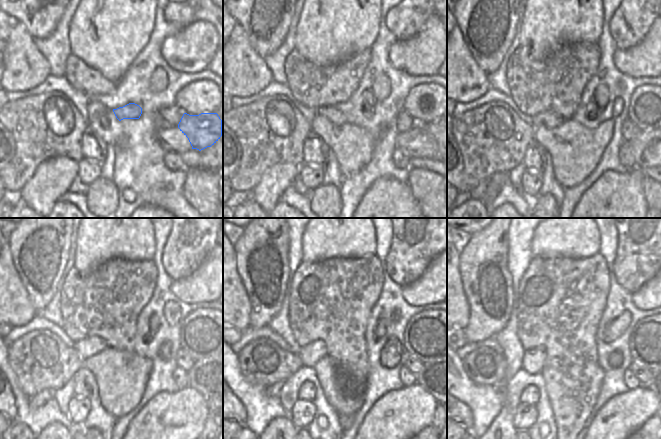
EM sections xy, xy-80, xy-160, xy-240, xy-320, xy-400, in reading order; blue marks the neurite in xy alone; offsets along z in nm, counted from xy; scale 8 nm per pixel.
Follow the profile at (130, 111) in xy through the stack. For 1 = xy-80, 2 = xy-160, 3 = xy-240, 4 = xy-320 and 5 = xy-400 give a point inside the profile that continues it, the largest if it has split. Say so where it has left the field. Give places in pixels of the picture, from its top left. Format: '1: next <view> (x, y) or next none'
1: next xy-80 (334, 116)
2: next xy-160 (549, 120)
3: next xy-240 (86, 348)
4: next xy-320 (312, 353)
5: next xy-400 (533, 359)

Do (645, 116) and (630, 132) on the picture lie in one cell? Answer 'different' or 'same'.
different

